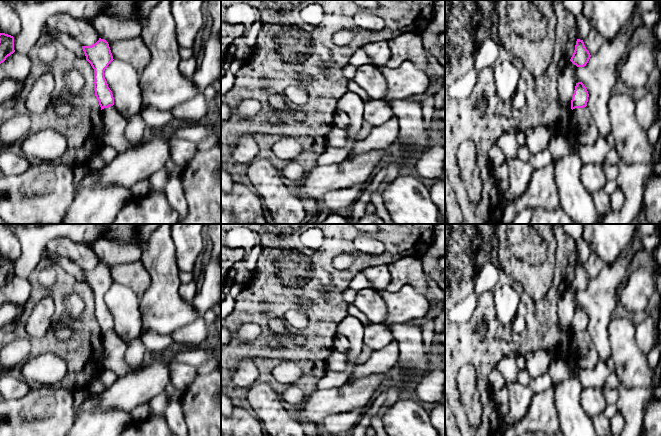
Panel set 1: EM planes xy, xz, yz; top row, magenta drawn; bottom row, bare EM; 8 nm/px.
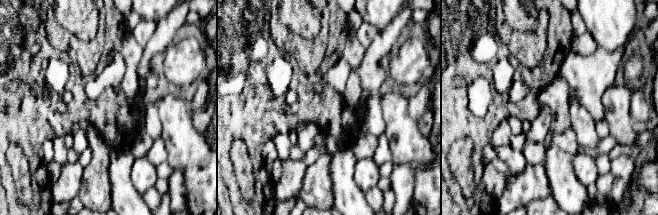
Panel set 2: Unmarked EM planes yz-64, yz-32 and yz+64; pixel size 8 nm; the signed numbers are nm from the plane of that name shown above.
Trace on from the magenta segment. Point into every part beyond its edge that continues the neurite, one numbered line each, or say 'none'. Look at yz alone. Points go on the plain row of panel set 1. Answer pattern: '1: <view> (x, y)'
1: yz (587, 356)

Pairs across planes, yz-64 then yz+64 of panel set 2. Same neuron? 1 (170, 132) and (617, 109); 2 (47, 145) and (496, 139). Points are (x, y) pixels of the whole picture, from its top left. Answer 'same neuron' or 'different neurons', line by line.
1: same neuron
2: different neurons

